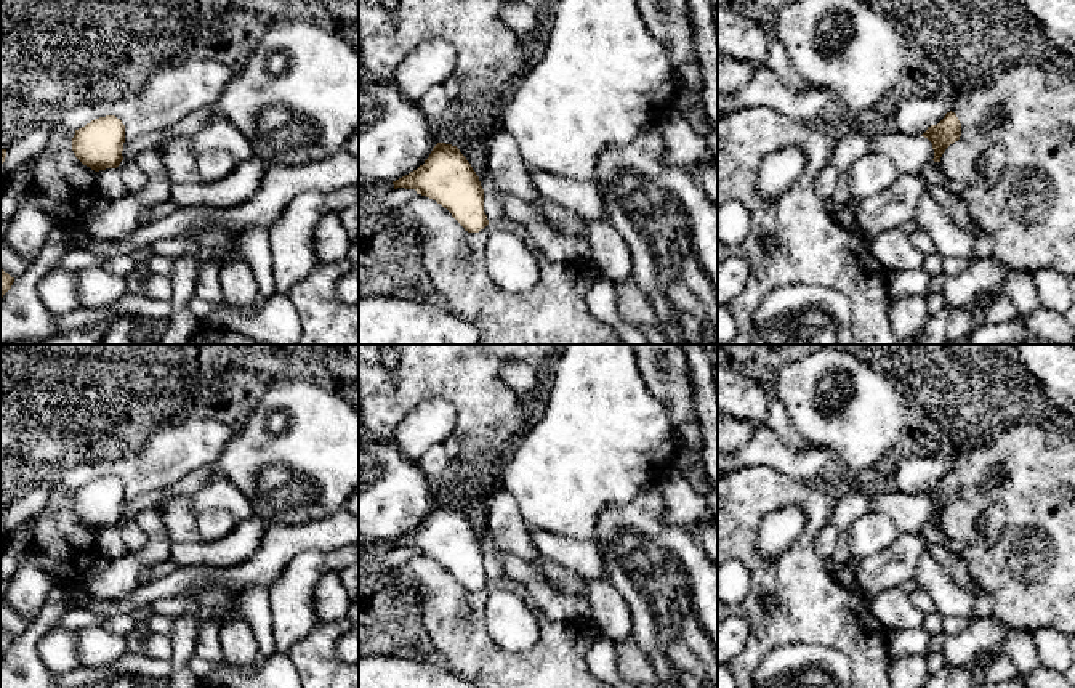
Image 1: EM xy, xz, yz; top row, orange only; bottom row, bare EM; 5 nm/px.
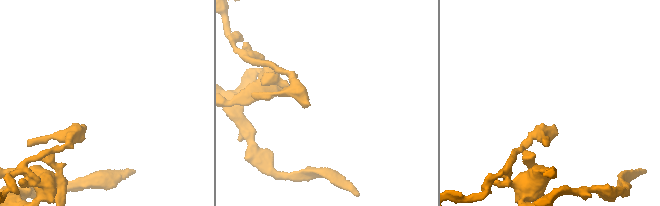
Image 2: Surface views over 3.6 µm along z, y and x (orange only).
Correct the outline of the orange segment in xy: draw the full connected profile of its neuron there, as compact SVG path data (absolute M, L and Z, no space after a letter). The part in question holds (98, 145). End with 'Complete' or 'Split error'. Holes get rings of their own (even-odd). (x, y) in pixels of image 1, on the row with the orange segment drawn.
M115 115L91 120L75 130L72 151L95 172L117 168L123 160L125 125Z. Complete

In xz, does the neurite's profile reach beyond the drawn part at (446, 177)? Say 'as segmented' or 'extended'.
as segmented

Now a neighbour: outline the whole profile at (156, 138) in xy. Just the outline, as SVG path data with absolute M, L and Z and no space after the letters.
M165 128L143 135L133 141L125 141L122 151L123 162L135 160L135 157L144 149L159 149L163 143L163 132Z

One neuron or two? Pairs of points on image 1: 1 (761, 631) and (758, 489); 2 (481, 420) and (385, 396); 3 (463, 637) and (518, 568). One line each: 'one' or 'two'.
1: one
2: one
3: two

